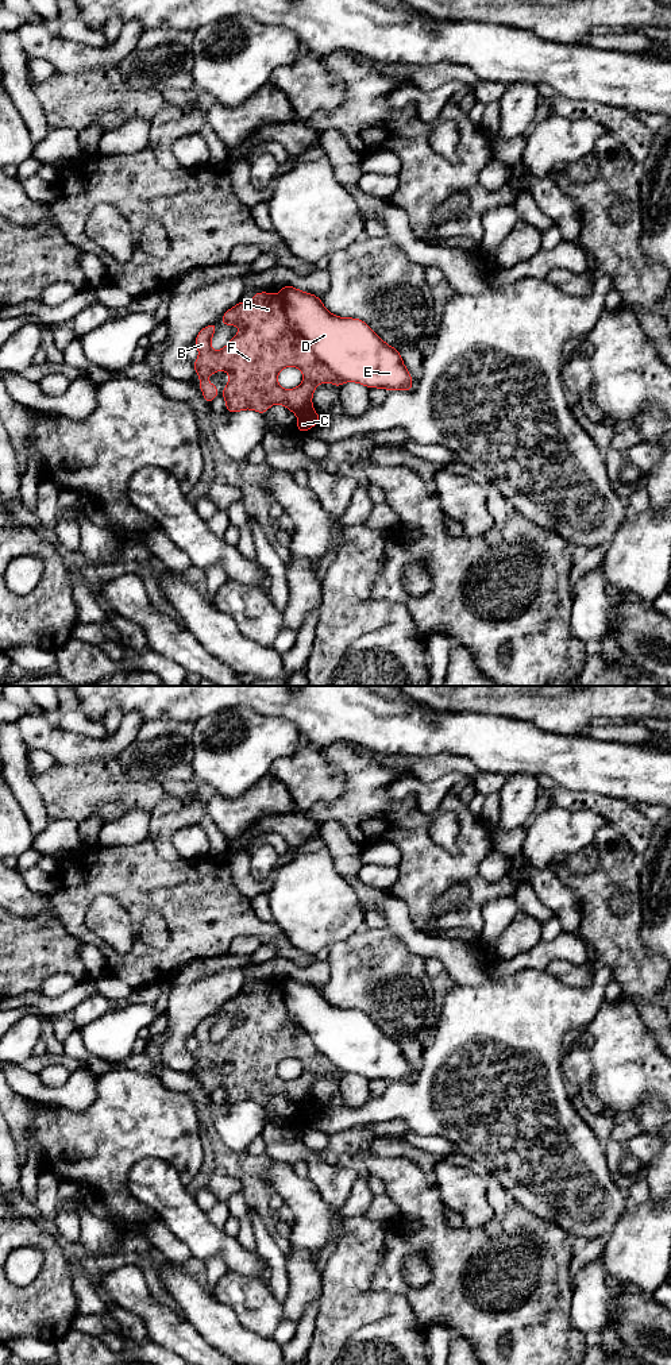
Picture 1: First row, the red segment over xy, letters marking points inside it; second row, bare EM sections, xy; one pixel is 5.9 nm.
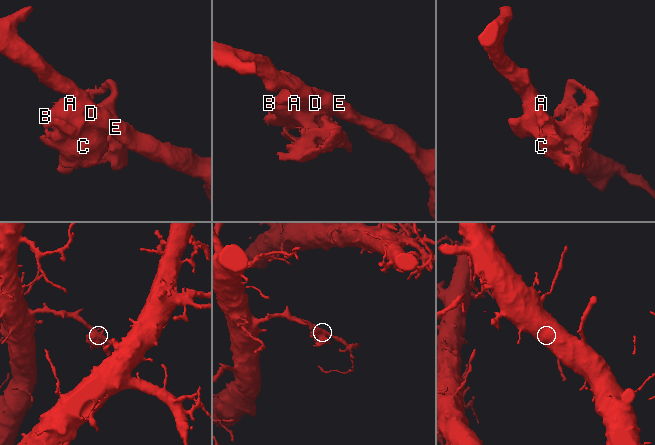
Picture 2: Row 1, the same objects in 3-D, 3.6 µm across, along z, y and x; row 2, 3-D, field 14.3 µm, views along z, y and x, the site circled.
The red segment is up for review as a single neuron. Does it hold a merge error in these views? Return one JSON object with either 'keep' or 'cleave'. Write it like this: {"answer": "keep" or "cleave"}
{"answer": "cleave"}

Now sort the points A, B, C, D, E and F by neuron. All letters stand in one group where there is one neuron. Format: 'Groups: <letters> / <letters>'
Groups: A B C F / D E

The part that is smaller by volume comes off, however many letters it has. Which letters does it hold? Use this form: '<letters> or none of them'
A, B, C, F

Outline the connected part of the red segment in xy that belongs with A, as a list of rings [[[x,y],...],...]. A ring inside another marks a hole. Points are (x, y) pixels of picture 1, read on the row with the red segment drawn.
[[[258,292],[252,296],[251,302],[239,301],[228,309],[220,323],[230,327],[240,325],[242,329],[220,351],[211,348],[211,339],[217,328],[216,323],[204,327],[196,336],[194,344],[200,355],[193,366],[200,377],[198,387],[204,393],[204,401],[209,404],[217,397],[217,386],[209,383],[207,377],[221,370],[231,375],[223,393],[228,413],[252,409],[263,416],[271,405],[282,404],[298,417],[296,431],[306,433],[315,427],[323,419],[312,405],[316,386],[321,382],[331,382],[339,389],[343,382],[316,356],[308,342],[292,329],[284,313],[282,298],[273,292]],[[288,366],[300,369],[304,381],[300,386],[285,390],[278,385],[277,377]]]

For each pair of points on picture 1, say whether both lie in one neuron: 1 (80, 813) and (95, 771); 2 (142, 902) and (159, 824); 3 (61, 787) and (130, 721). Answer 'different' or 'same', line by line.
1: same
2: different
3: different

